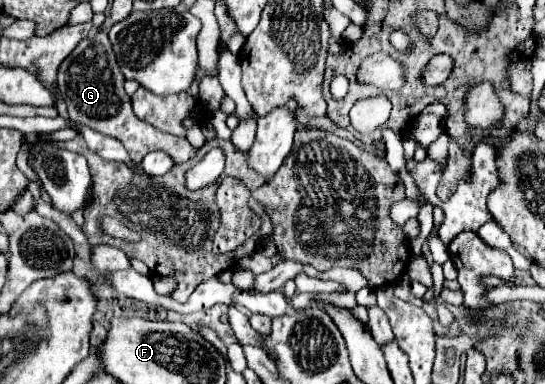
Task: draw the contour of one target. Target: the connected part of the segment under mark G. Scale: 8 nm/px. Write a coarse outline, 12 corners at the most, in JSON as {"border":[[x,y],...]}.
{"border":[[105,31],[61,63],[69,117],[119,139],[137,165],[197,149],[133,113]]}

